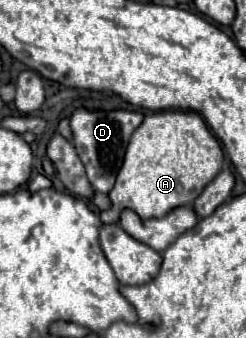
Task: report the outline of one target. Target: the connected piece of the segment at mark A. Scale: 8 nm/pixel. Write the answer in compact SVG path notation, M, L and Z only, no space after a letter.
M163 110L147 114L131 136L115 188L109 192L113 206L101 212L101 220L105 224L119 222L123 208L135 210L141 218L159 218L177 206L193 204L221 166L223 148L197 112Z

